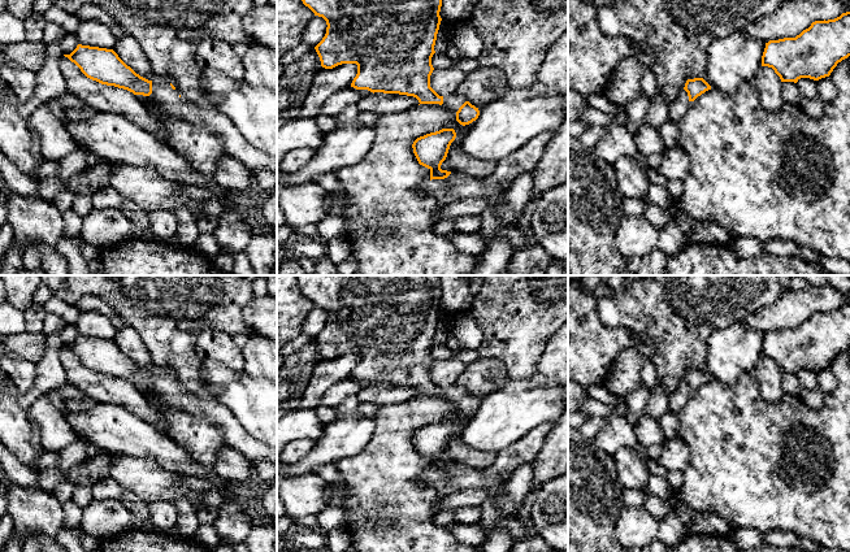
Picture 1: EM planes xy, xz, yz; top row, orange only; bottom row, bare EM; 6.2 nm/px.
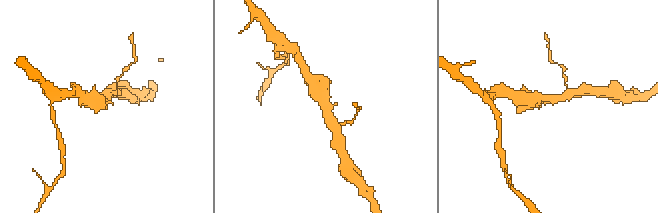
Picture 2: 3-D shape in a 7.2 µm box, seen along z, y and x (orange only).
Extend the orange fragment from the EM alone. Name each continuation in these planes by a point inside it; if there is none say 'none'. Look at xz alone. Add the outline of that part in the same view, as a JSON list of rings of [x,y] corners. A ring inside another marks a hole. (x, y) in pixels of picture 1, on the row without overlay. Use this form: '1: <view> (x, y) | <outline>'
1: xz (454, 392) | [[[452,384],[450,387],[443,388],[443,397],[452,401],[452,403],[457,403],[459,399],[467,392],[465,388],[457,386],[457,384]]]

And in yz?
1: yz (677, 400) | [[[682,381],[678,388],[669,396],[669,410],[680,413],[690,397],[689,387]]]

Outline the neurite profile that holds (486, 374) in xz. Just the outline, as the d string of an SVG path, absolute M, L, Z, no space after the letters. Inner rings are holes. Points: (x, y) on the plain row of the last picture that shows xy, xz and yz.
M480 357L467 364L455 384L463 387L478 400L490 392L506 387L509 382L504 364L495 357Z

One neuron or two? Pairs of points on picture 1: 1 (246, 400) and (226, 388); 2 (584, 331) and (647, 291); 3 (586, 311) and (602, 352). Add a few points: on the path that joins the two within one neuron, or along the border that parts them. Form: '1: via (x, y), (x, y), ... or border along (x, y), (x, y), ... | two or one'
1: via (241, 395), (231, 390) | one
2: border along (597, 300), (597, 314), (605, 325), (631, 329) | two
3: via (588, 321), (588, 338), (592, 342) | one

